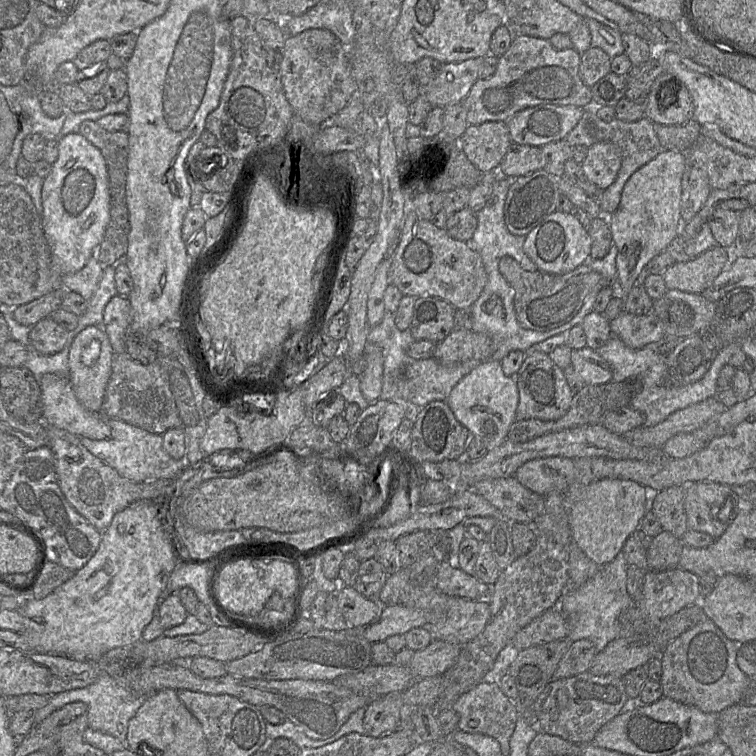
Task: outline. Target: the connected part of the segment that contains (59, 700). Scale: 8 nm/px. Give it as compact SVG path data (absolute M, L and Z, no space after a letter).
M102 673L91 685L75 690L69 690L51 695L46 706L34 713L34 724L39 725L48 716L73 702L83 702L88 706L89 728L114 736L123 743L126 743L129 721L136 715L143 705L147 696L138 696L130 689L121 687L107 673Z

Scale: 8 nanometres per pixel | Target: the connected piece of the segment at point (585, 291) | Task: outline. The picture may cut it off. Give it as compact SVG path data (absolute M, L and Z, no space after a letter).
M510 256L499 260L499 272L515 292L514 311L519 325L527 330L546 332L570 322L580 311L591 291L613 284L594 271L588 263L564 274L526 271Z

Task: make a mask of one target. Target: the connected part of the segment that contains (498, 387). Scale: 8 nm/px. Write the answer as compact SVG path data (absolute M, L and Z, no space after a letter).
M486 360L472 369L452 389L446 403L456 419L490 451L506 439L519 401L515 378L504 374L501 361Z

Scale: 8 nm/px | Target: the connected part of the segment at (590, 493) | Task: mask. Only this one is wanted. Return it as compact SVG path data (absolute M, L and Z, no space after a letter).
M606 478L582 488L571 507L568 524L573 540L594 563L603 566L617 556L627 538L638 532L638 523L646 512L647 489L626 479Z

